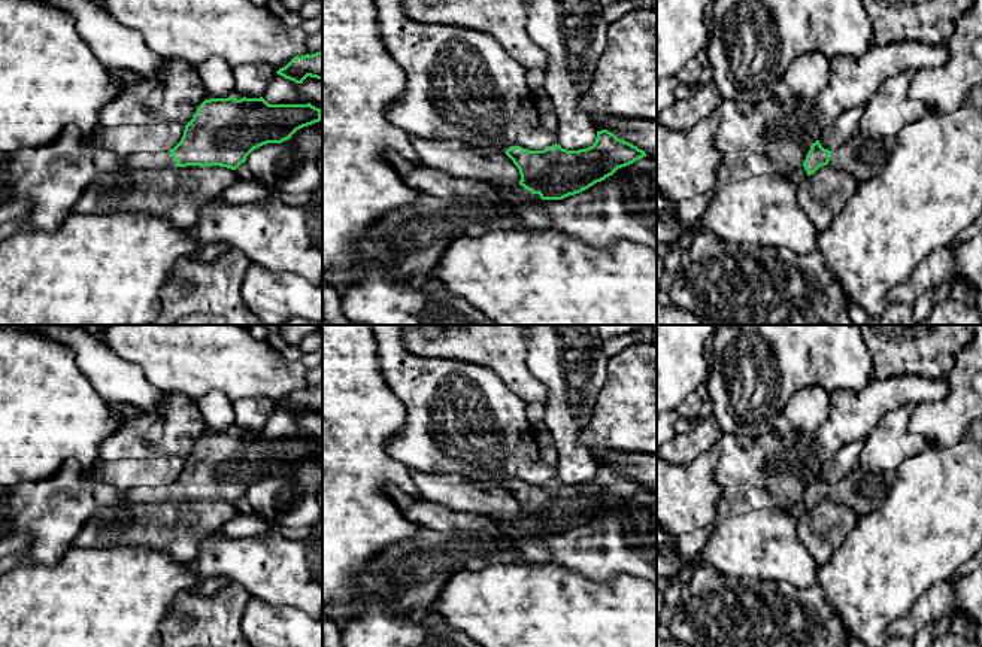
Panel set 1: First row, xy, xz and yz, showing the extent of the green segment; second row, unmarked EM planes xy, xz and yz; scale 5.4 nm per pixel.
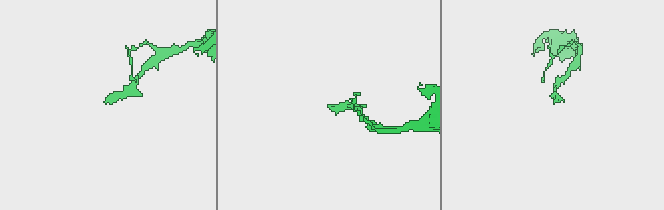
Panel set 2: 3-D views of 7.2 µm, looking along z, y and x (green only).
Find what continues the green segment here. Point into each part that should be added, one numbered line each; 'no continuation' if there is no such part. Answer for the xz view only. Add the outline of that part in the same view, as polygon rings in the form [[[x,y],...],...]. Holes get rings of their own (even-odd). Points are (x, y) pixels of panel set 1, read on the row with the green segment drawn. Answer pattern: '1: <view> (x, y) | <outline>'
1: xz (520, 197) | [[[519,183],[515,188],[504,188],[504,186],[494,185],[494,189],[504,201],[507,201],[510,206],[518,209],[528,206],[531,201],[542,200],[539,194],[531,194]]]

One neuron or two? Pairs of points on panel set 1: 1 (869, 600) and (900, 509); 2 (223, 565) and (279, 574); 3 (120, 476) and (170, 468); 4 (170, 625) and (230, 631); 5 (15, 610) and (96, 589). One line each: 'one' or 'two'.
1: one
2: one
3: one
4: one
5: one

